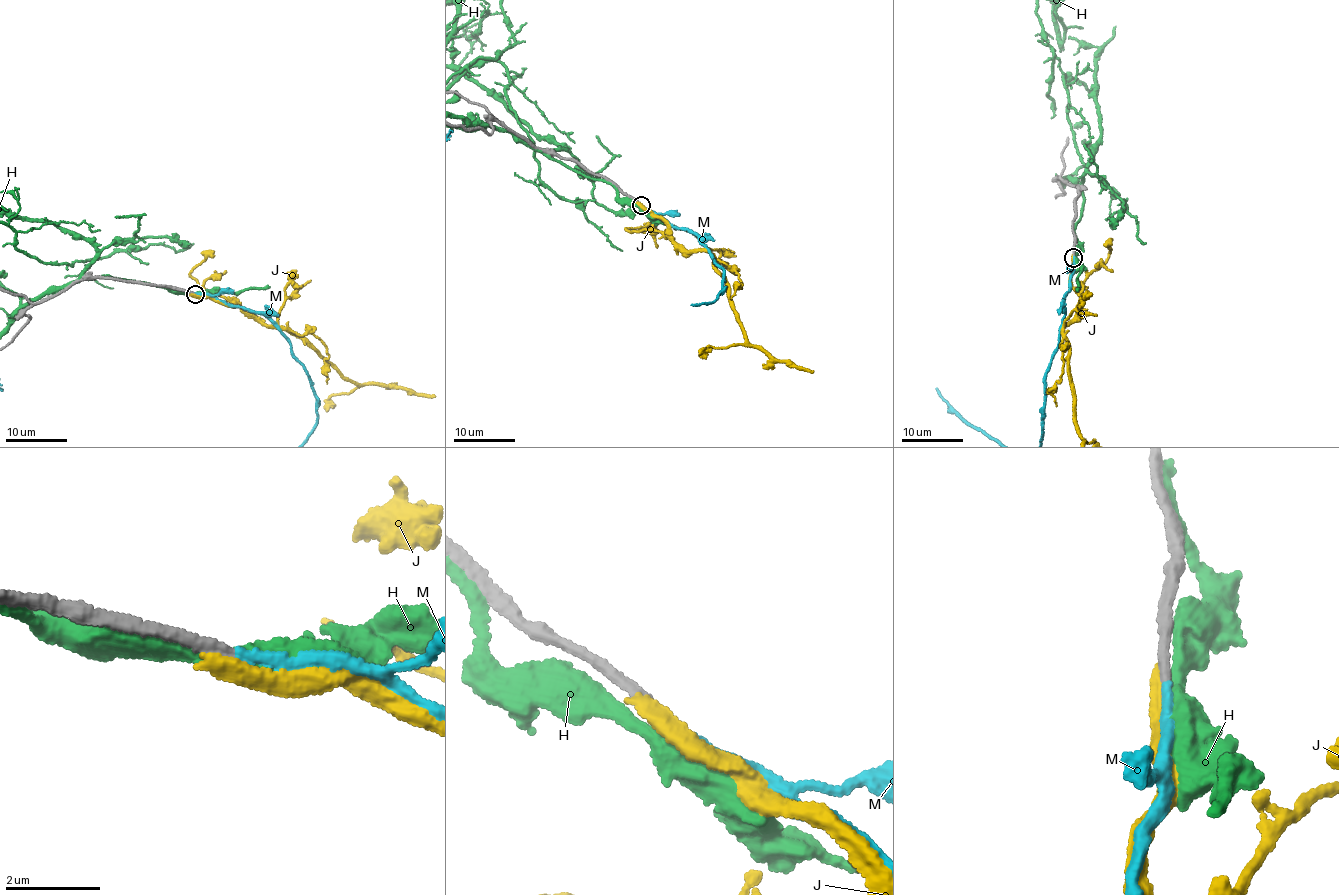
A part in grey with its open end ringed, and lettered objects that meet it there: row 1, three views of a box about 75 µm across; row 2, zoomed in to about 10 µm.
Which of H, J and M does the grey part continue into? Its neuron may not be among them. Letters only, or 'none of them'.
M

